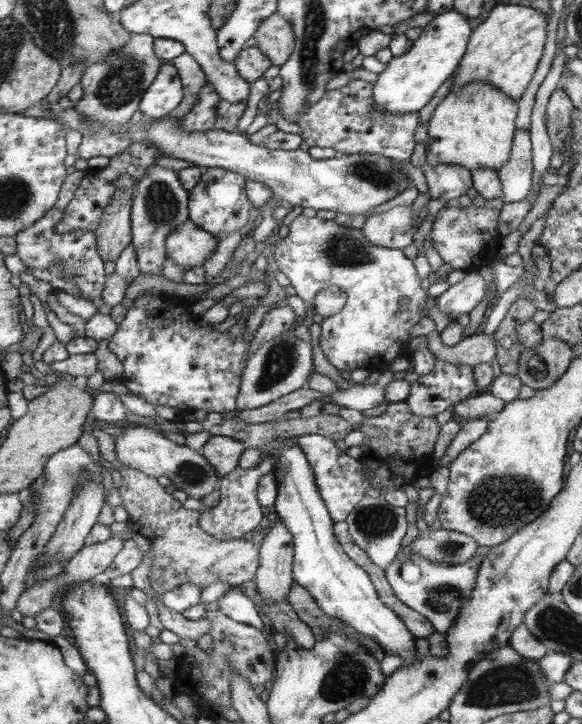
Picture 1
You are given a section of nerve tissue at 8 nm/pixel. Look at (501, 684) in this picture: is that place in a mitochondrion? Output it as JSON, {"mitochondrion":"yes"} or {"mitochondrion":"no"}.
{"mitochondrion":"yes"}

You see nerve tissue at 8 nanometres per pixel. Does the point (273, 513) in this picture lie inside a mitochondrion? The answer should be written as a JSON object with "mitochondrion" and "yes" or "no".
{"mitochondrion":"no"}

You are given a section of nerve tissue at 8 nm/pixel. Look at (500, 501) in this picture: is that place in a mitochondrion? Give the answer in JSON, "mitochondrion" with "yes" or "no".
{"mitochondrion":"yes"}

